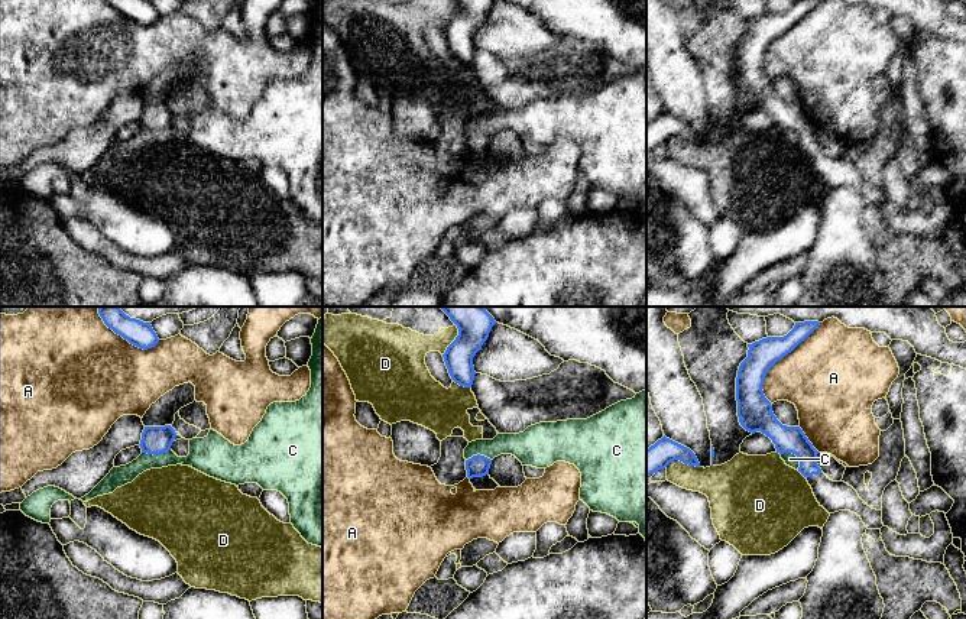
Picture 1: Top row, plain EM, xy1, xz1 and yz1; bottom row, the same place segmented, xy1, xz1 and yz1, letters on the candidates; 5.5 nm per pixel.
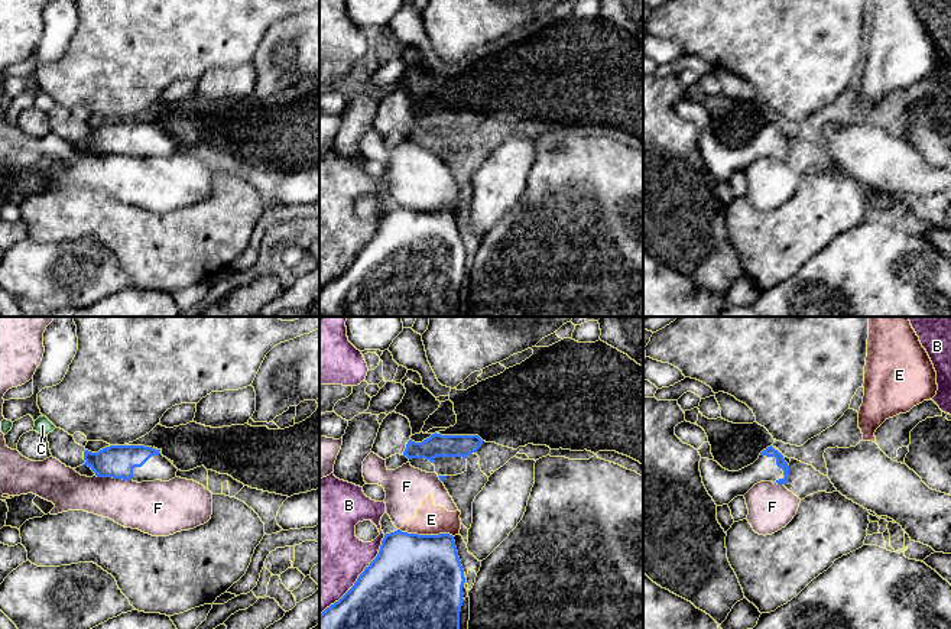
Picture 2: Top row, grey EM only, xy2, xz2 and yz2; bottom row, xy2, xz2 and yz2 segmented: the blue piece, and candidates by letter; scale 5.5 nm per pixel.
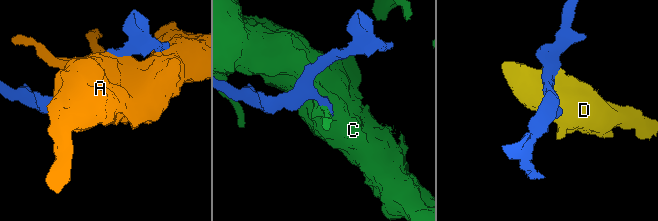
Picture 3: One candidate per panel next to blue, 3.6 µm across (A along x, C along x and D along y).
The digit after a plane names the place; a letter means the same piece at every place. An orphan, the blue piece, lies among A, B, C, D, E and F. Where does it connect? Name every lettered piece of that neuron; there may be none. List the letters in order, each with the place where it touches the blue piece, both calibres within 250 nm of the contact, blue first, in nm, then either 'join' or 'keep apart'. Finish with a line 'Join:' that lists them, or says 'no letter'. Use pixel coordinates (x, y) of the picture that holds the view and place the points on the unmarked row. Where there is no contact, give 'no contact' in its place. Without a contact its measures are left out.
A: yz1 (778, 35) | 170/420 nm | keep apart
B: xz2 (359, 253) | 500/480 nm | keep apart
C: yz1 (796, 130) | 140/70 nm | keep apart
D: yz1 (681, 136) | 150/200 nm | keep apart
E: xz2 (427, 211) | 500/170 nm | keep apart
F: xy2 (113, 153) | 190/280 nm | keep apart
Join: no letter

